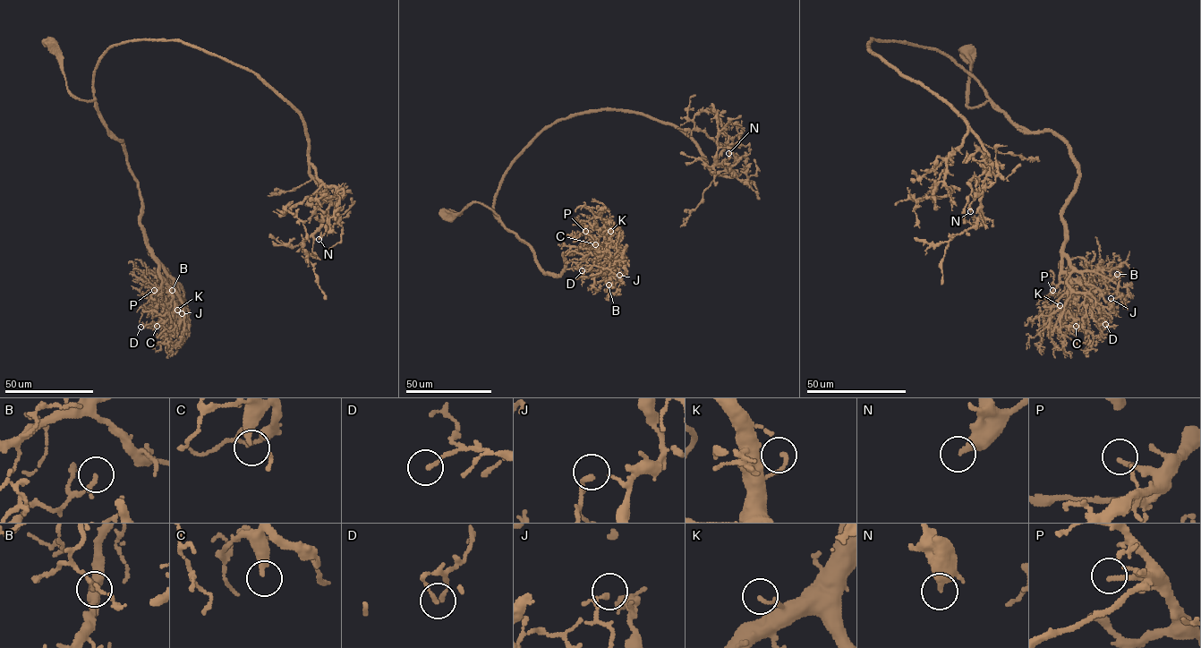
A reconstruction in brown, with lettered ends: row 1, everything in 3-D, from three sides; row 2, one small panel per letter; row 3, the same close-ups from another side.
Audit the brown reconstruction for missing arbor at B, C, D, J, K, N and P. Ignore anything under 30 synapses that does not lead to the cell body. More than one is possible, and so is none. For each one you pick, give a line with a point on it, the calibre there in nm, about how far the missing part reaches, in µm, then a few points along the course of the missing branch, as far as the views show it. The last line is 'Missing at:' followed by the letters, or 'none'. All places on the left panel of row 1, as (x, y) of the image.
P: at (154, 290); 200 nm thick; about 20 µm are missing; missing branch runs (154, 290), (135, 282), (134, 285)
Missing at: P

